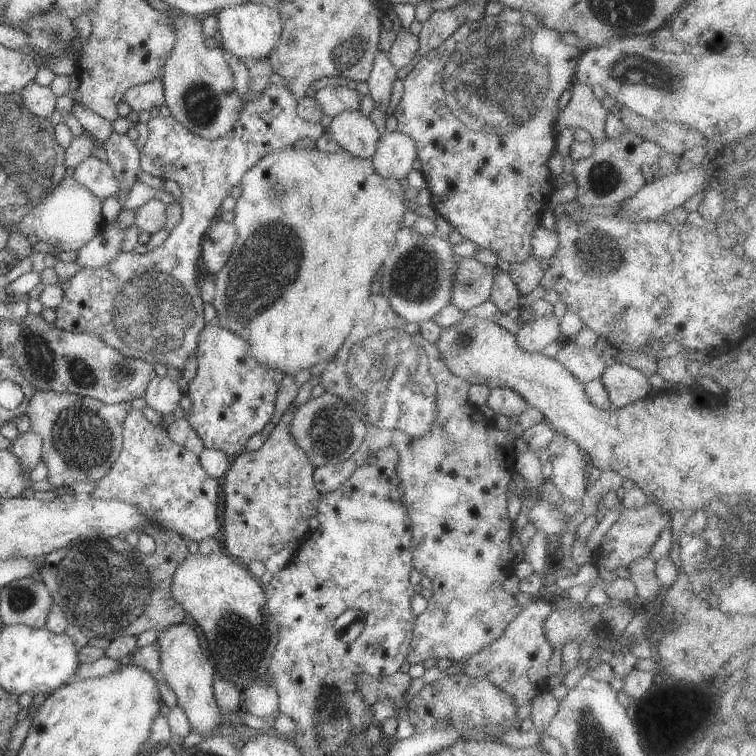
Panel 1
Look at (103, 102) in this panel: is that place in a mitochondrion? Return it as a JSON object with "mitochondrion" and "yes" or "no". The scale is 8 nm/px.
{"mitochondrion":"no"}

